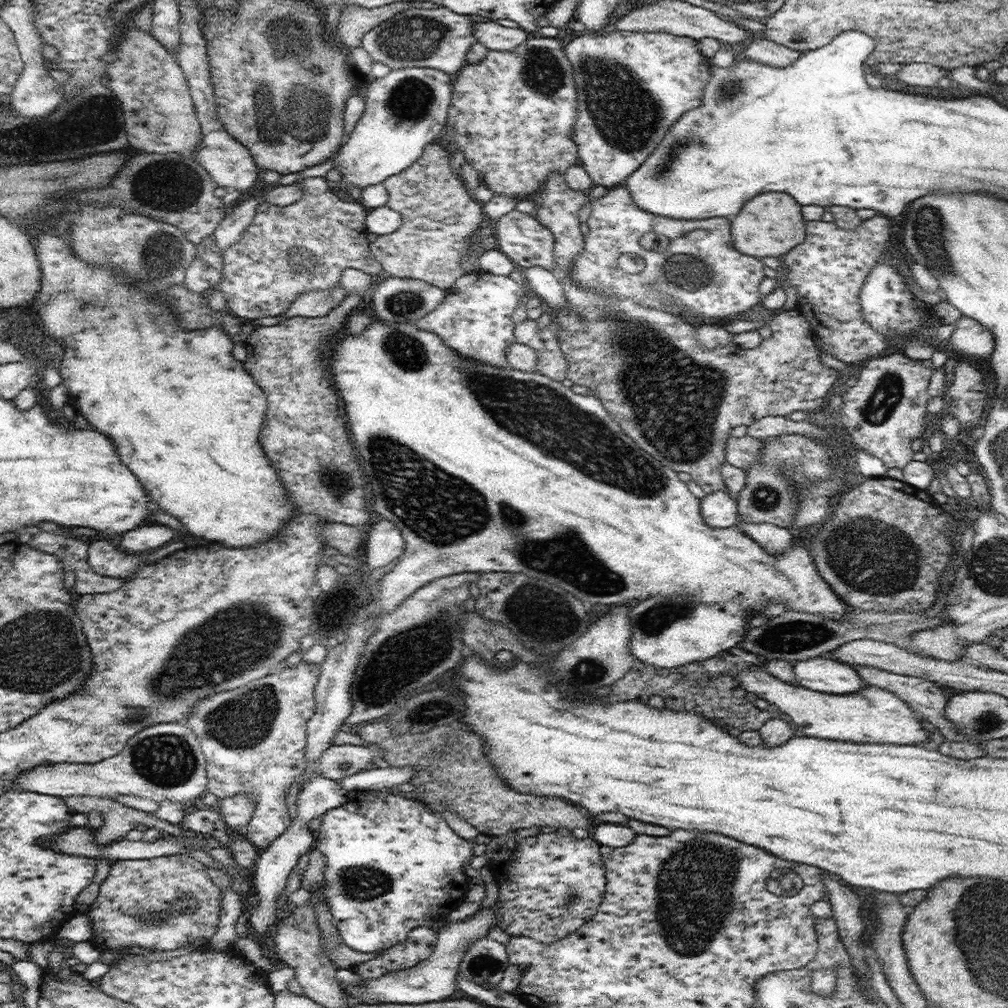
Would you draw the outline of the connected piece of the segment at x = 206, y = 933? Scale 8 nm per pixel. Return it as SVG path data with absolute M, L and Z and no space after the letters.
M194 854L118 860L111 865L108 876L99 885L98 897L86 911L93 924L93 938L88 941L102 951L117 951L132 946L158 951L176 950L194 943L198 938L211 938L219 925L222 899L223 892L208 878L205 866L195 859Z

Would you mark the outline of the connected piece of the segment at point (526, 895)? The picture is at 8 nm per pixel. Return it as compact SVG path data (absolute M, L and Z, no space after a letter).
M513 831L502 836L492 835L494 841L480 849L488 859L493 873L493 881L499 886L499 895L494 904L499 916L497 926L510 936L527 936L542 944L552 944L566 938L590 920L597 912L605 895L606 877L601 844L589 837L576 839L570 833L556 831L538 833L535 836L514 837Z

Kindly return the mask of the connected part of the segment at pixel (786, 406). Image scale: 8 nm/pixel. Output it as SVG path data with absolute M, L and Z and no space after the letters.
M551 172L548 180L543 183L541 189L538 190L534 196L537 202L534 214L545 227L548 227L548 230L552 231L555 240L555 272L560 278L565 297L567 298L567 305L559 313L555 314L561 326L559 345L568 363L567 378L568 380L572 380L573 384L587 386L590 390L596 390L595 394L597 394L598 398L601 400L604 408L610 413L610 416L620 424L620 428L626 432L626 436L630 436L640 448L644 448L648 454L652 454L658 462L662 462L664 466L675 470L677 473L686 472L686 474L690 474L691 480L700 485L706 495L712 494L712 492L728 492L728 487L726 487L726 483L722 480L721 466L725 463L725 444L727 438L731 435L734 428L740 425L749 427L756 419L760 420L770 415L787 416L788 414L792 414L792 412L796 412L796 410L809 411L814 414L827 407L824 400L826 394L832 390L834 382L839 378L838 370L830 369L820 361L820 352L815 344L815 338L809 330L809 322L805 319L805 316L802 316L801 311L797 308L789 311L785 310L775 316L774 319L767 324L770 330L772 330L772 335L768 339L762 339L759 346L755 348L742 349L733 343L721 344L718 348L705 348L696 338L697 327L688 323L682 317L671 315L664 309L650 308L649 306L638 304L634 299L625 299L618 295L601 295L598 292L594 292L594 290L576 288L576 284L574 284L574 281L571 279L571 268L573 268L575 258L585 247L585 236L582 235L580 231L578 212L580 212L582 206L588 201L588 194L581 190L572 190L566 184L565 175L559 174L559 172Z

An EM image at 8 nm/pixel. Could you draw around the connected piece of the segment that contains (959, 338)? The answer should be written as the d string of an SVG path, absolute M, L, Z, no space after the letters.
M964 315L954 325L956 326L954 332L948 339L953 355L956 357L975 356L977 358L991 356L996 343L994 335L985 326Z

